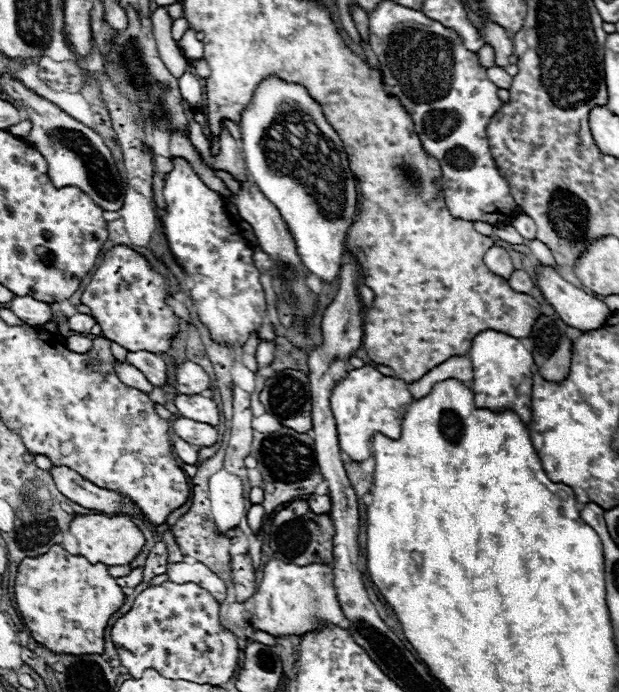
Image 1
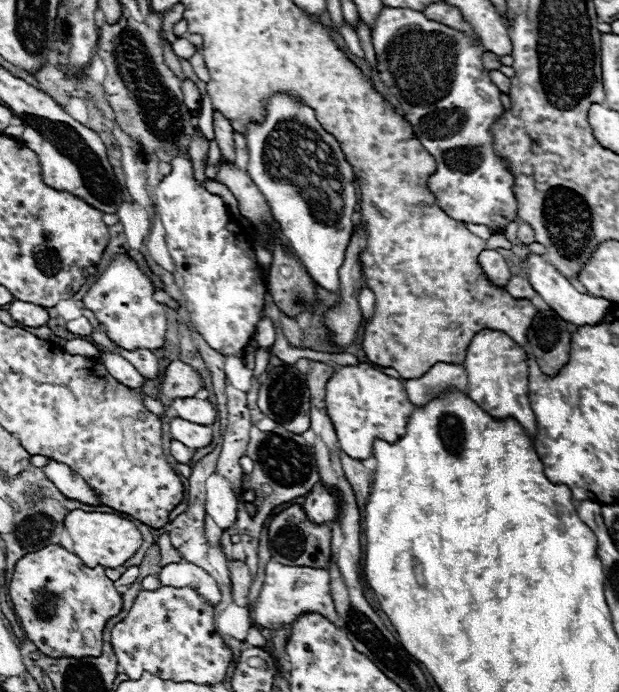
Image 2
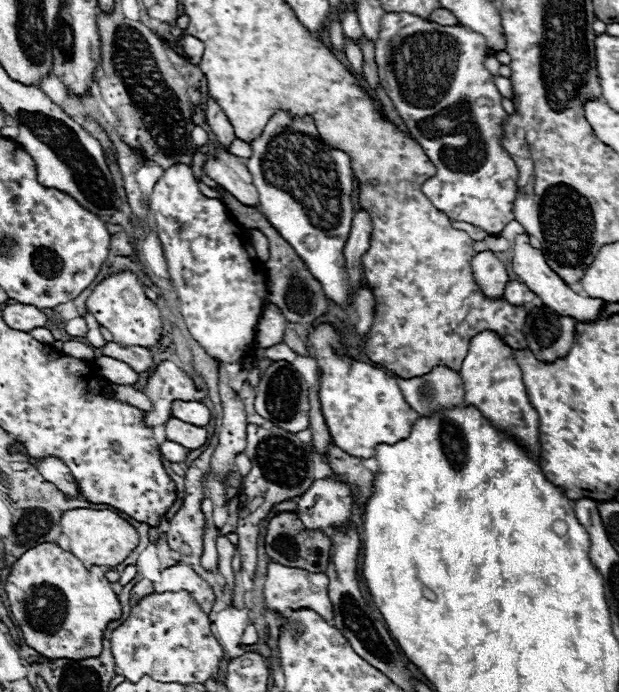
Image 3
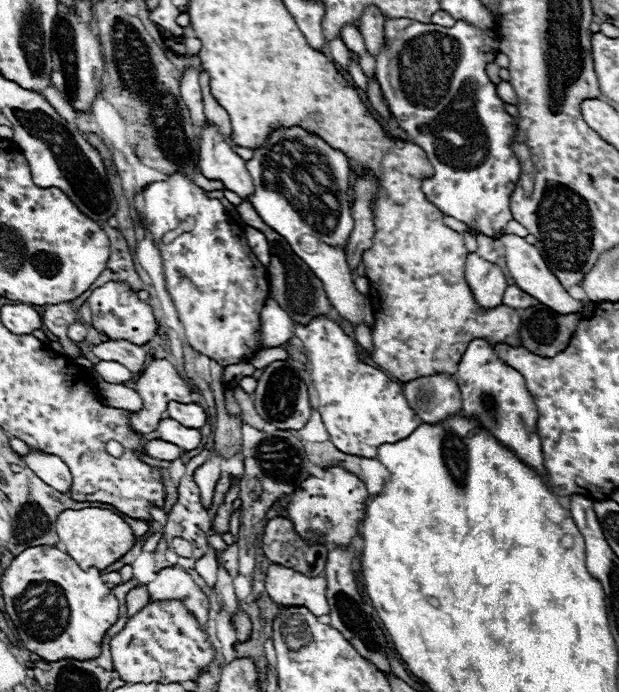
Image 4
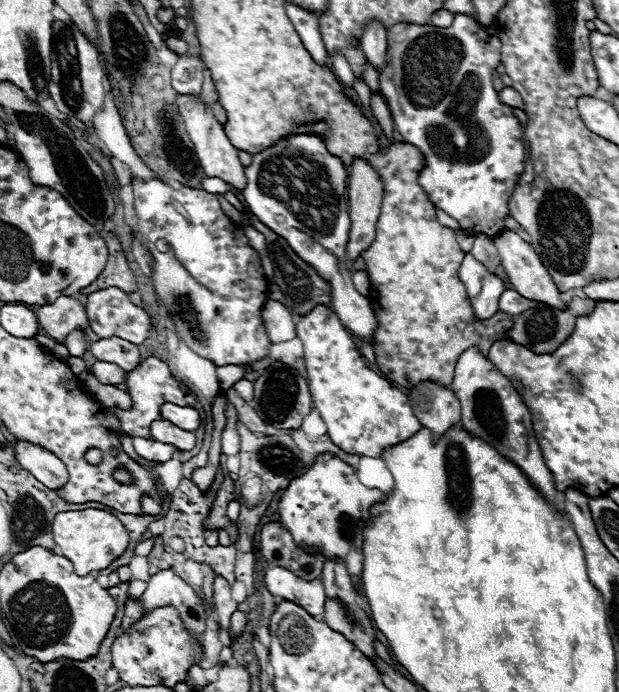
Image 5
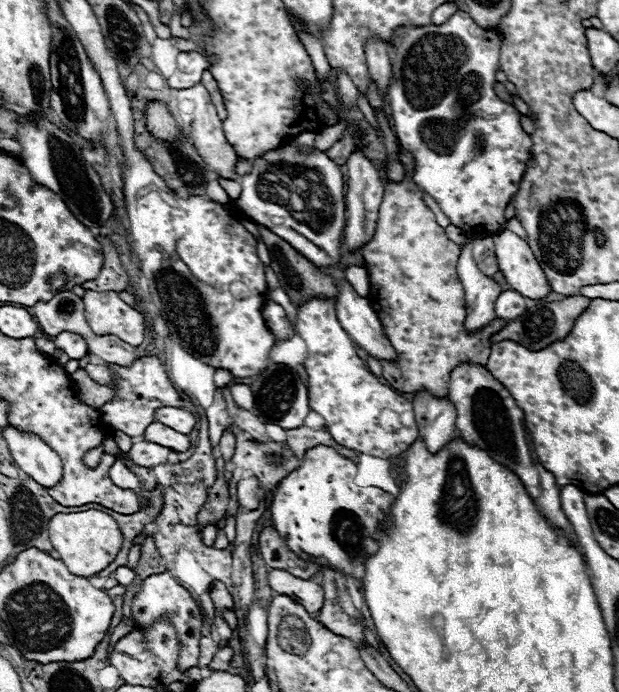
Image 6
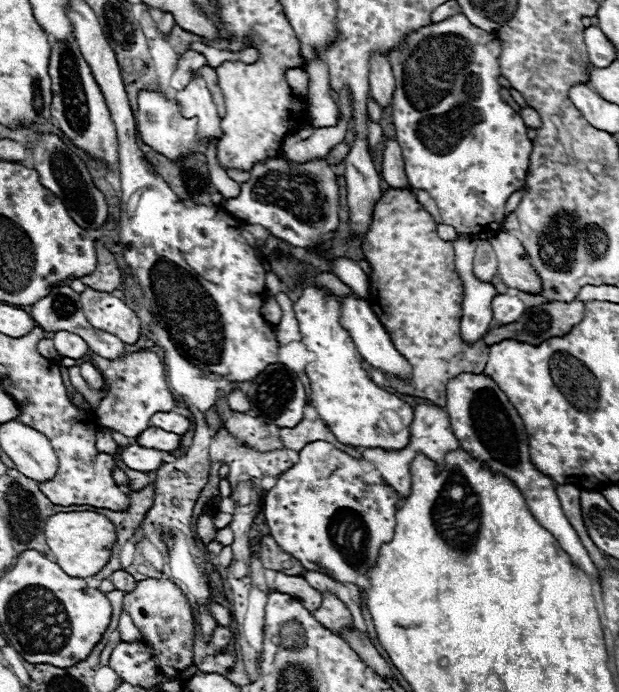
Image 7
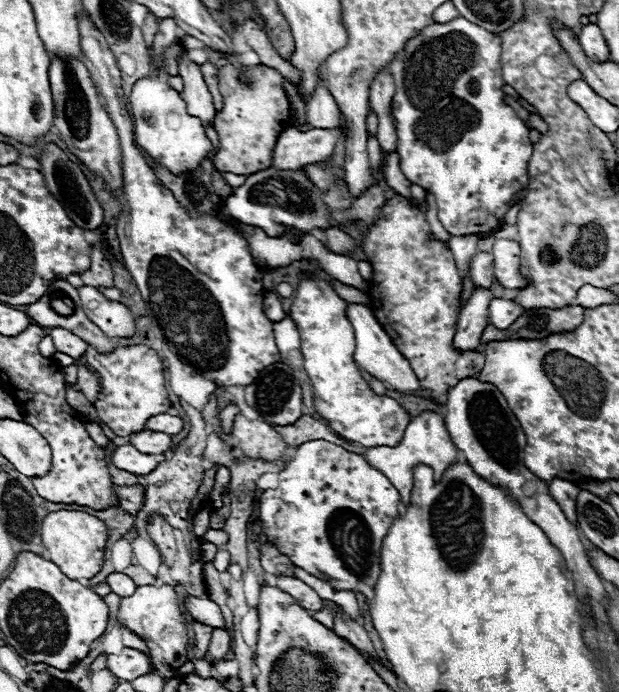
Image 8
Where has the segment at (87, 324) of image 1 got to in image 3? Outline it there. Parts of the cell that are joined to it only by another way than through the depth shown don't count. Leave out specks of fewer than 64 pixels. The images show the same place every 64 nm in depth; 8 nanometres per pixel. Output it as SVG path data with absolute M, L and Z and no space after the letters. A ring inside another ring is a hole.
M74 318L70 322L66 322L66 332L74 338L84 338L88 328L86 328L86 320L84 318Z

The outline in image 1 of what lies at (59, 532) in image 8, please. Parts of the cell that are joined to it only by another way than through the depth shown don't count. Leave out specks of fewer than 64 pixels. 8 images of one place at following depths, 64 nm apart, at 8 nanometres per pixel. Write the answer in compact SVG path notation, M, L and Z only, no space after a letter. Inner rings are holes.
M76 514L70 522L68 532L62 534L62 546L72 555L84 556L90 564L108 564L108 566L122 566L128 564L138 556L144 546L144 536L138 526L122 514Z

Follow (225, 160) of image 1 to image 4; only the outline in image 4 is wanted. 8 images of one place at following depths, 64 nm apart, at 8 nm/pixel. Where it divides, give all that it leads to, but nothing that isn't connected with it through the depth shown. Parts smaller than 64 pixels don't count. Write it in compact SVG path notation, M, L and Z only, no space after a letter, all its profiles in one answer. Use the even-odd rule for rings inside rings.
M206 70L200 72L200 86L202 86L202 102L204 102L204 114L206 120L214 122L220 126L220 132L230 138L230 118L226 114L226 110L214 100L212 92L210 92L210 76Z

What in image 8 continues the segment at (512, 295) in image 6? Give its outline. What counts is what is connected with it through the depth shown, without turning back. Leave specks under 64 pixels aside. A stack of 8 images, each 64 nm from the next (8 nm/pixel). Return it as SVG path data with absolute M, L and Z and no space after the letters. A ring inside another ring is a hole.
M494 298L488 306L488 314L490 314L490 324L500 330L508 328L508 324L512 324L522 314L522 308L512 300Z

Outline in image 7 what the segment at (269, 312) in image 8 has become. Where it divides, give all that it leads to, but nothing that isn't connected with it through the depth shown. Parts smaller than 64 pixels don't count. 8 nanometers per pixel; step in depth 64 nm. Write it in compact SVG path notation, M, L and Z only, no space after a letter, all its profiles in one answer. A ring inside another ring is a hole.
M266 298L266 300L264 300L264 308L262 308L262 316L264 316L272 326L280 324L280 318L282 318L282 308L280 308L280 304L278 304L274 298Z

